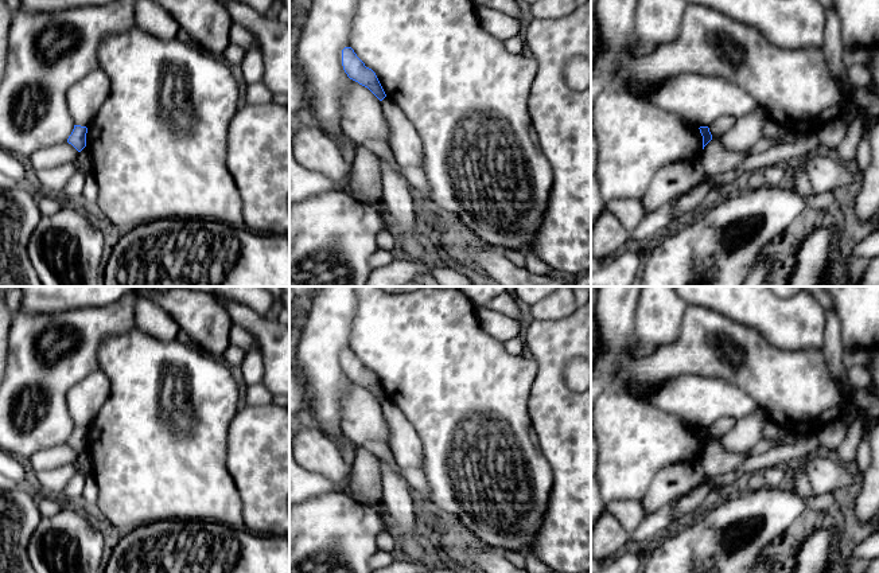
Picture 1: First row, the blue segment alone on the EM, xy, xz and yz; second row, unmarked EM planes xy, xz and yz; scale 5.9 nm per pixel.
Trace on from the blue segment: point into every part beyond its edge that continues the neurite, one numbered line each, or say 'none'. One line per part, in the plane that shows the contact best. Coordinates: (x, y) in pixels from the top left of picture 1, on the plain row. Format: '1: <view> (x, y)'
none

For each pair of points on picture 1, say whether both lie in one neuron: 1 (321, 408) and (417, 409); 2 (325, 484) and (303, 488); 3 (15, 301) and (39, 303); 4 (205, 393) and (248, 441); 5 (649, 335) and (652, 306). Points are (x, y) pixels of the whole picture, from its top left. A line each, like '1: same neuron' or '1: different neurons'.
1: different neurons
2: same neuron
3: different neurons
4: different neurons
5: same neuron

